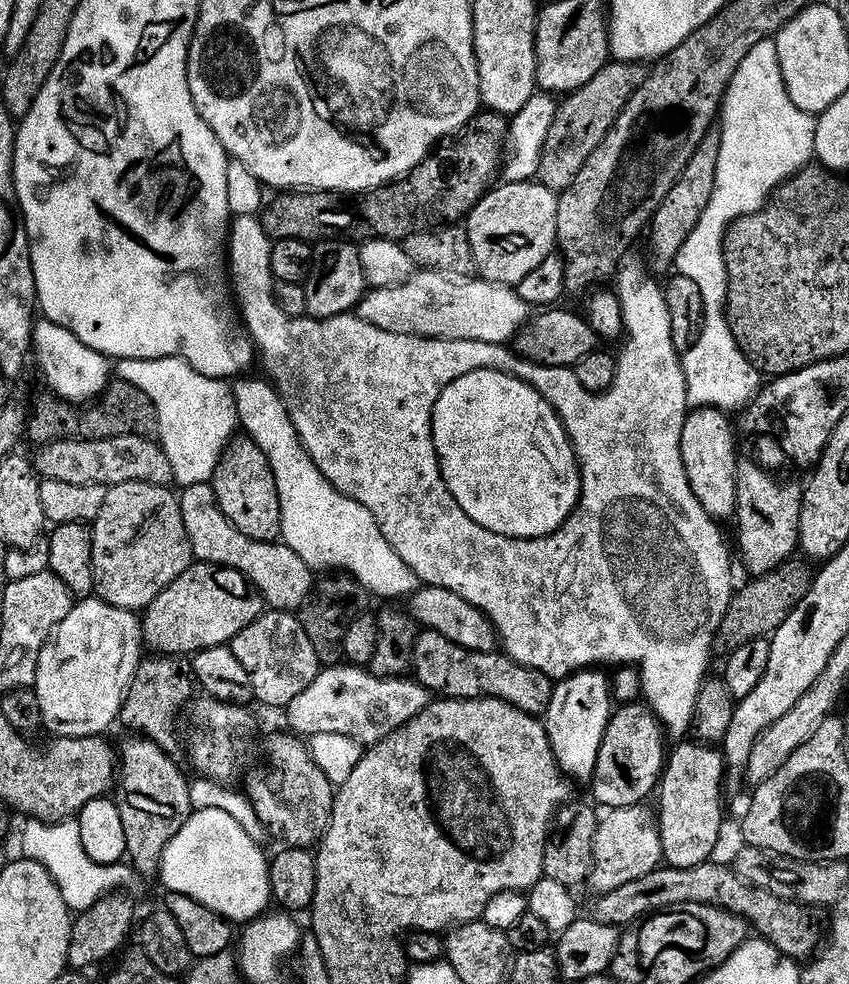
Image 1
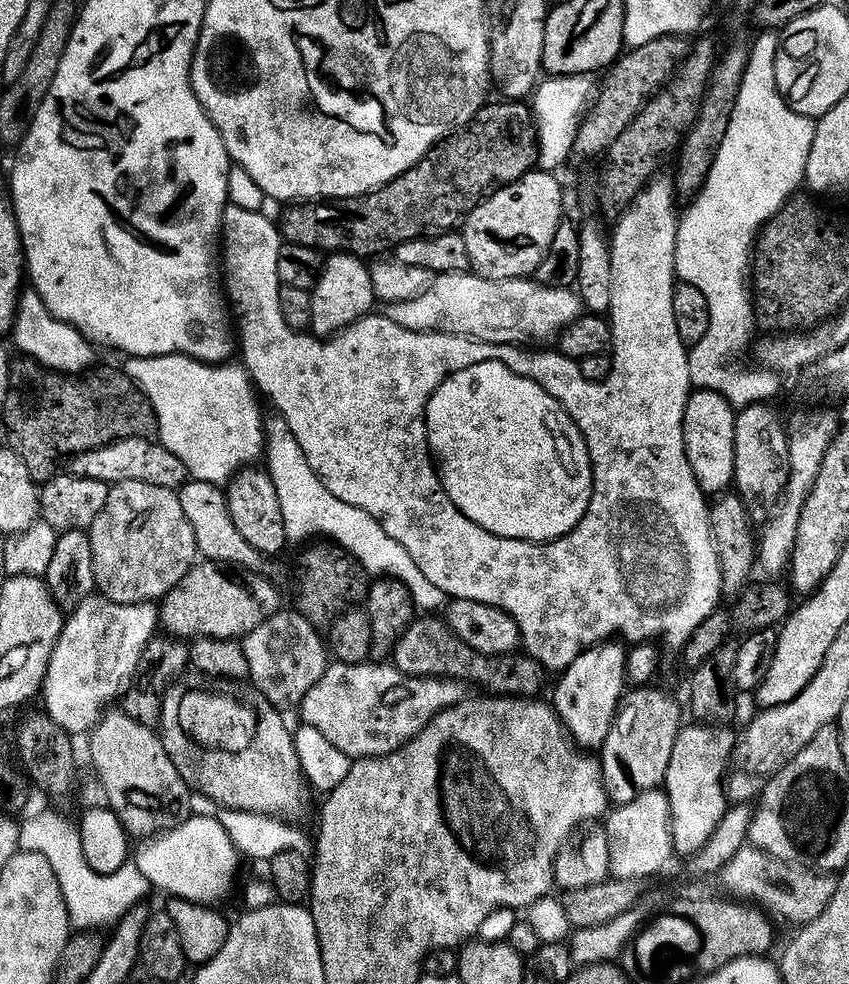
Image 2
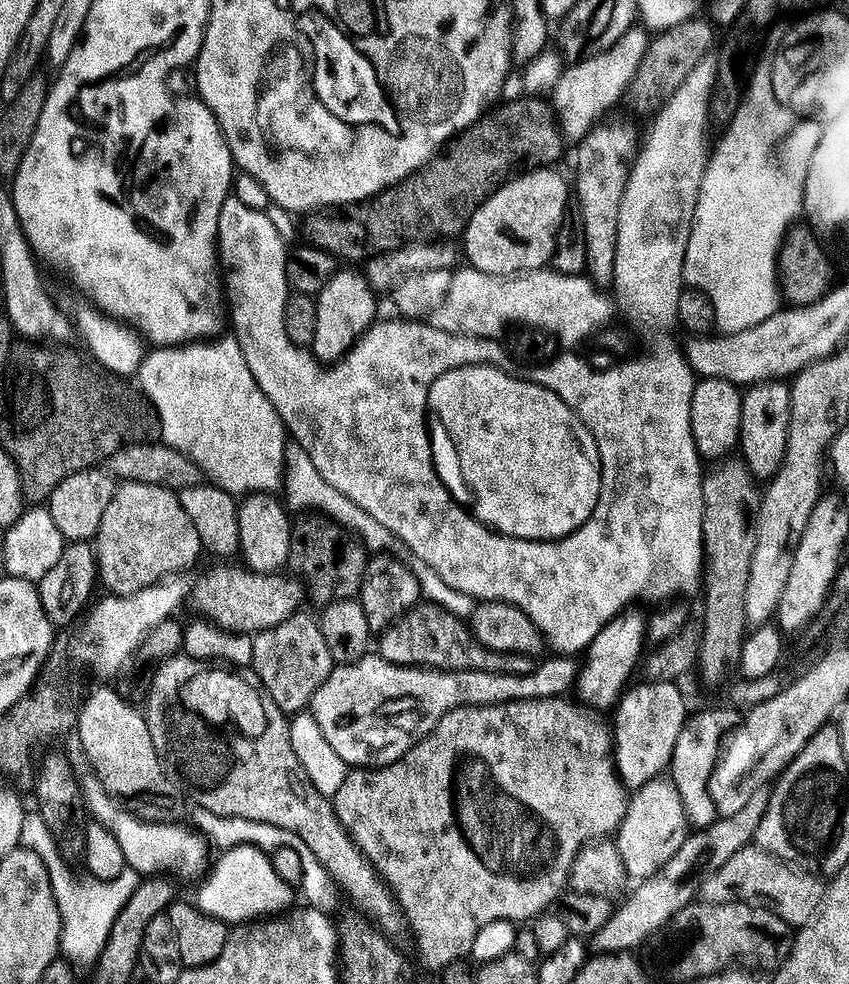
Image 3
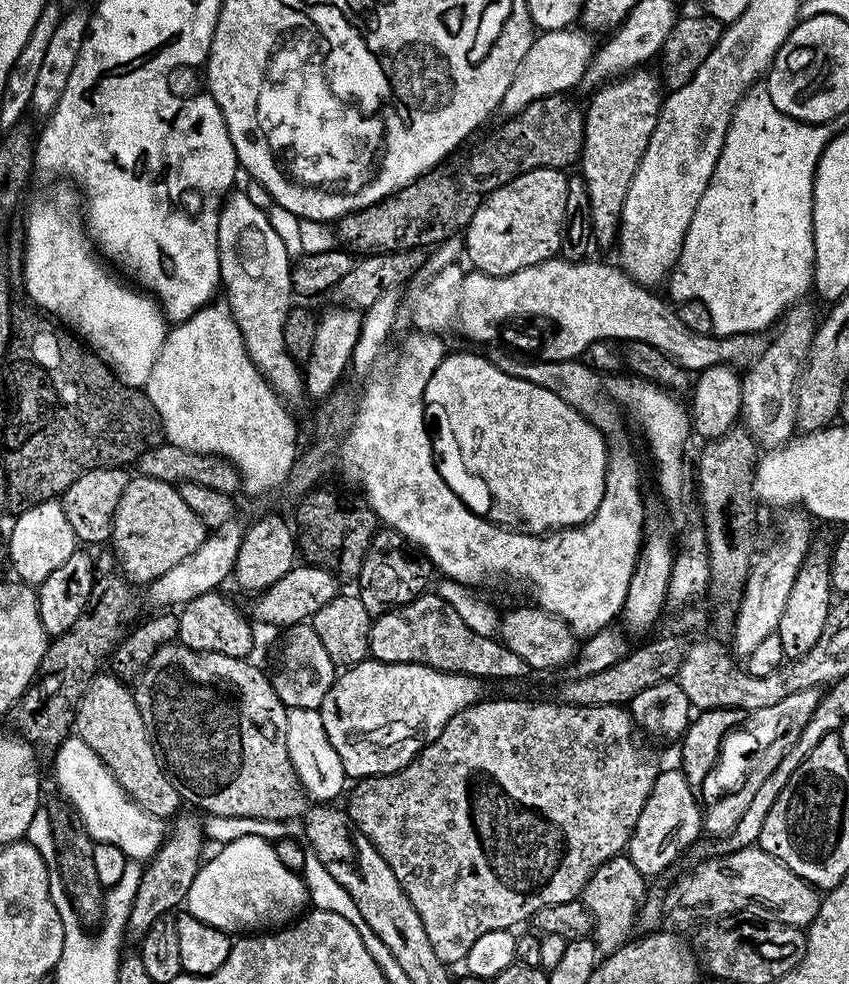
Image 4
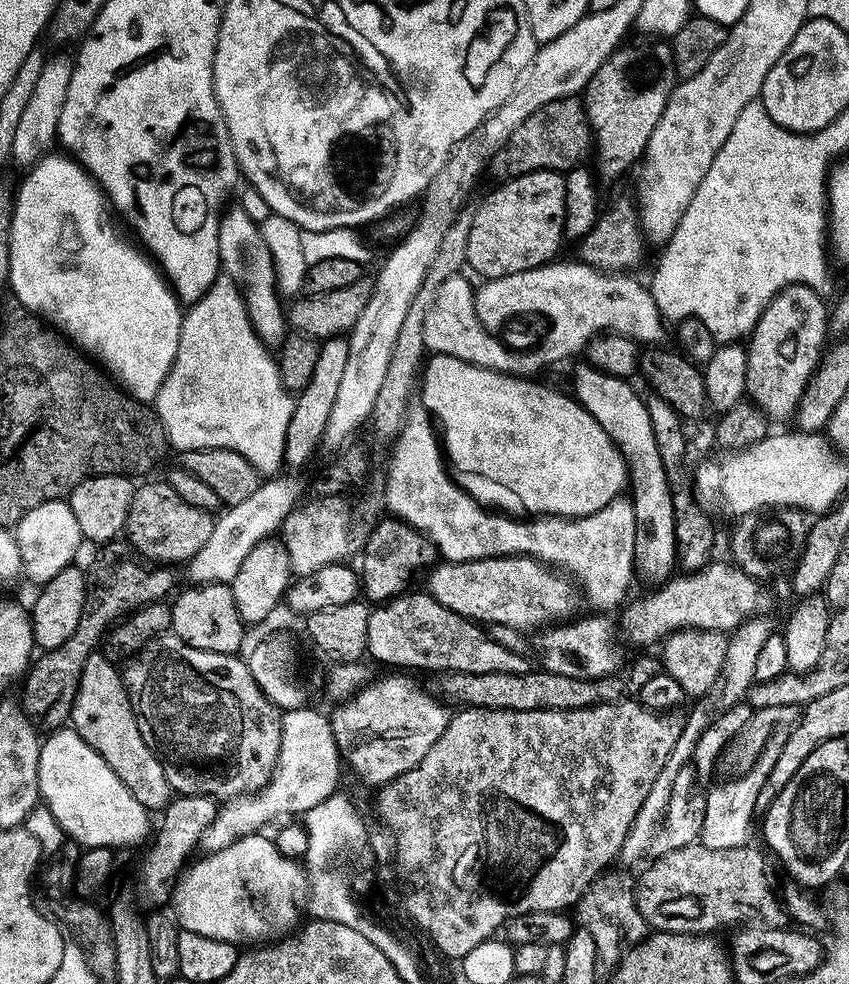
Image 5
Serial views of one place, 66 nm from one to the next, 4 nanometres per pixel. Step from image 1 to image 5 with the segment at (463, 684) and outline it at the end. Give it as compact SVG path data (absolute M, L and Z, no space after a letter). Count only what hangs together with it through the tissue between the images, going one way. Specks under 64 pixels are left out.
M405 591L393 600L377 604L369 611L366 626L367 655L381 660L384 664L393 664L396 670L421 668L424 672L469 672L470 674L522 674L529 671L530 664L523 656L523 651L506 646L498 646L494 638L477 621L467 620L462 614L442 606L427 591Z

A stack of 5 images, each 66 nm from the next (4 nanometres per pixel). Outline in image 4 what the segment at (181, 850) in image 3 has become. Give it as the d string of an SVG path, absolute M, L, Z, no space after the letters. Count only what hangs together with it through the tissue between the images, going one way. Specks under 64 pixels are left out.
M70 734L59 741L57 748L60 749L56 752L56 784L84 829L92 835L93 841L116 846L132 862L151 860L164 842L165 821L135 804L112 777L98 754L94 754L94 750L90 750L80 736Z

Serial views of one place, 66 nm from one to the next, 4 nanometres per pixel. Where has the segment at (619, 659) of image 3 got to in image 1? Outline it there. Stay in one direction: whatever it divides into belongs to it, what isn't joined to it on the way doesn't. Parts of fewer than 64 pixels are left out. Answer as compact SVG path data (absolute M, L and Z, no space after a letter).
M595 667L582 668L579 672L571 672L557 679L552 685L548 709L542 714L542 723L550 738L550 750L554 750L556 764L573 781L591 781L603 732L614 711L612 694L608 691L609 677L600 672L603 671Z

